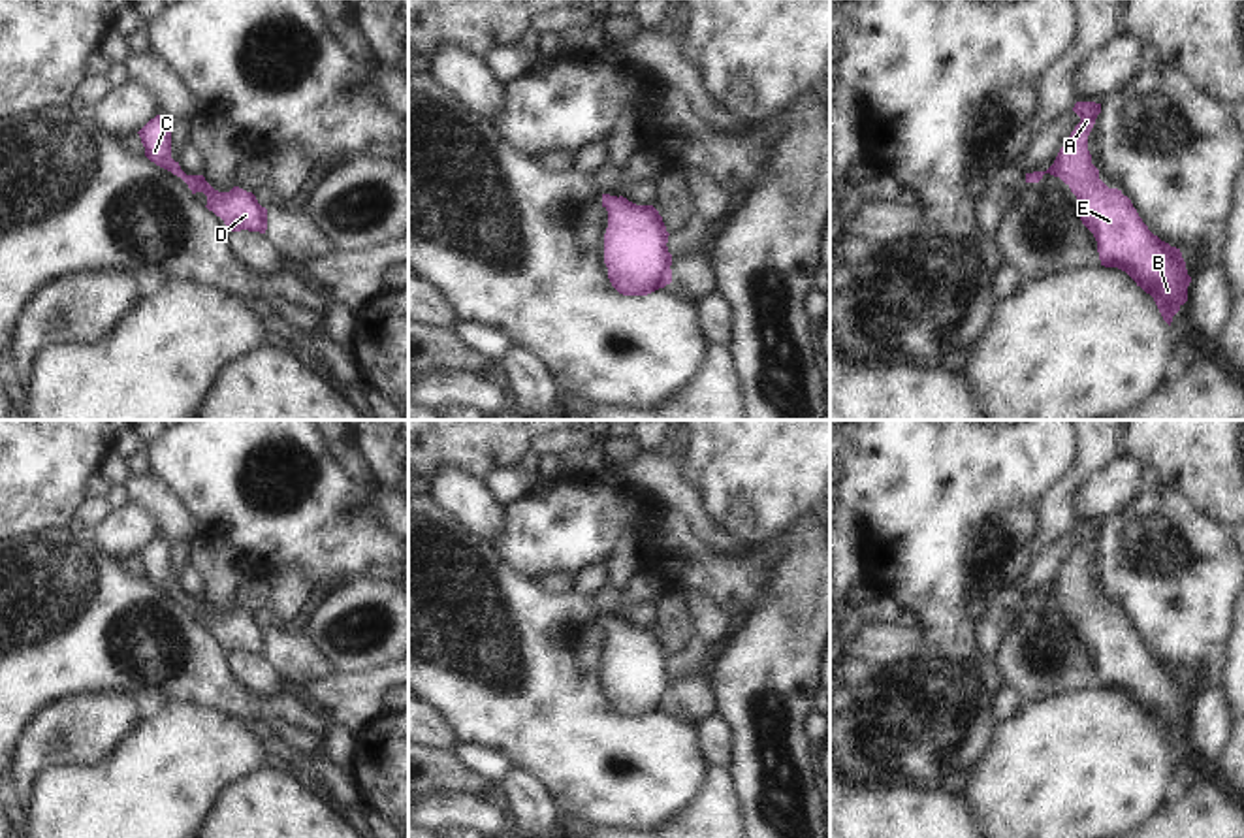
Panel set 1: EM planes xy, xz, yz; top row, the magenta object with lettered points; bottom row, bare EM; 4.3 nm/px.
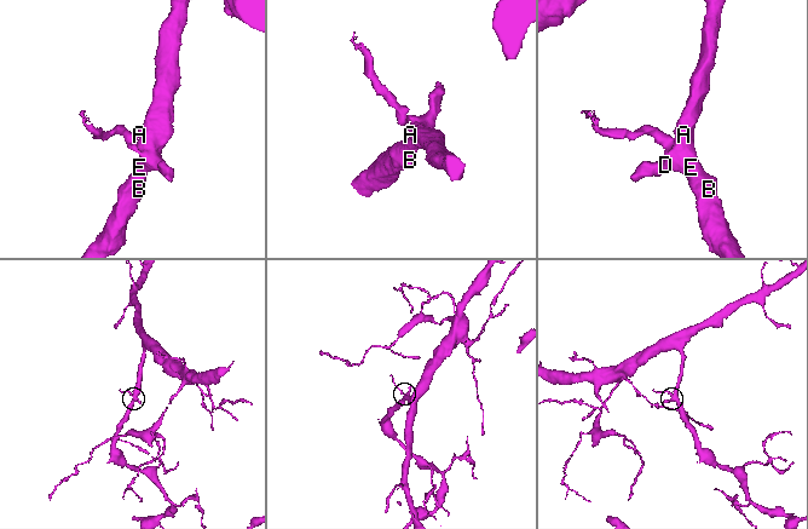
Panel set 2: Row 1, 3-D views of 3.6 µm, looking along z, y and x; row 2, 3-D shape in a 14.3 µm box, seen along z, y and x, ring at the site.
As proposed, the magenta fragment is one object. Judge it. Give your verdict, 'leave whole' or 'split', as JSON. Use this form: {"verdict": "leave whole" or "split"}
{"verdict": "leave whole"}

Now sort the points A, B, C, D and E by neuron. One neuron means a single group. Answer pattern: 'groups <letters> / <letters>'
groups A B C D E

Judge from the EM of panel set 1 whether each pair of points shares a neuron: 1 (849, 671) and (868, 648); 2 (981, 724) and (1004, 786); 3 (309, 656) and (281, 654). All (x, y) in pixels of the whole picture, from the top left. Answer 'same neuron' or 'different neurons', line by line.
1: different neurons
2: different neurons
3: same neuron

